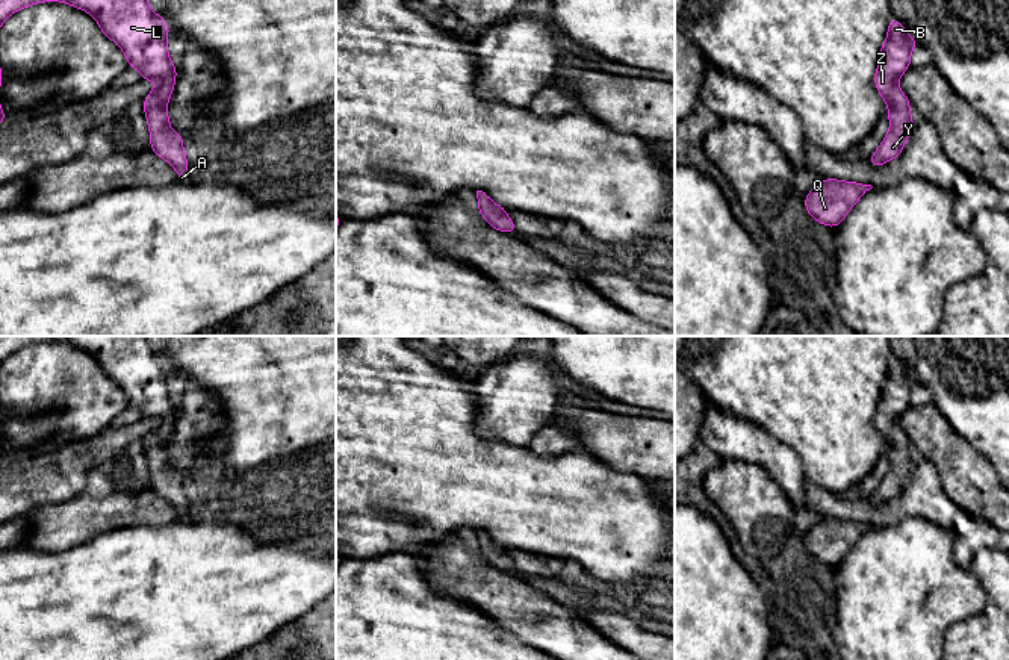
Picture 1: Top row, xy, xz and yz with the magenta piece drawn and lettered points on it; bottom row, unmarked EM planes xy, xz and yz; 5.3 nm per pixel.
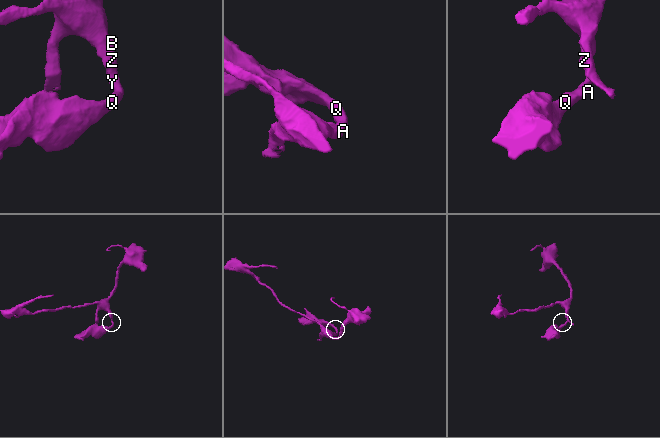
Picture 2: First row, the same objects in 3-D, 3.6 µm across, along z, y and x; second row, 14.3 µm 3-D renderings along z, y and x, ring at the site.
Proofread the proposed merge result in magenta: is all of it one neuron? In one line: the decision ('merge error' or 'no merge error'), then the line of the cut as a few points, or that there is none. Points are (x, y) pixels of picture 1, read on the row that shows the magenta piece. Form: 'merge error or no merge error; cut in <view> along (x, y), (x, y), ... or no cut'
no merge error; no cut

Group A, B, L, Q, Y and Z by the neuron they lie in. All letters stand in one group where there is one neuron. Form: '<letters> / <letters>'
A B L Q Y Z

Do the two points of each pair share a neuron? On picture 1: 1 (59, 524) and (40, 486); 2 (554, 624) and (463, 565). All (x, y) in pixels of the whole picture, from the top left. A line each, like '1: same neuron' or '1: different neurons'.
1: different neurons
2: same neuron

